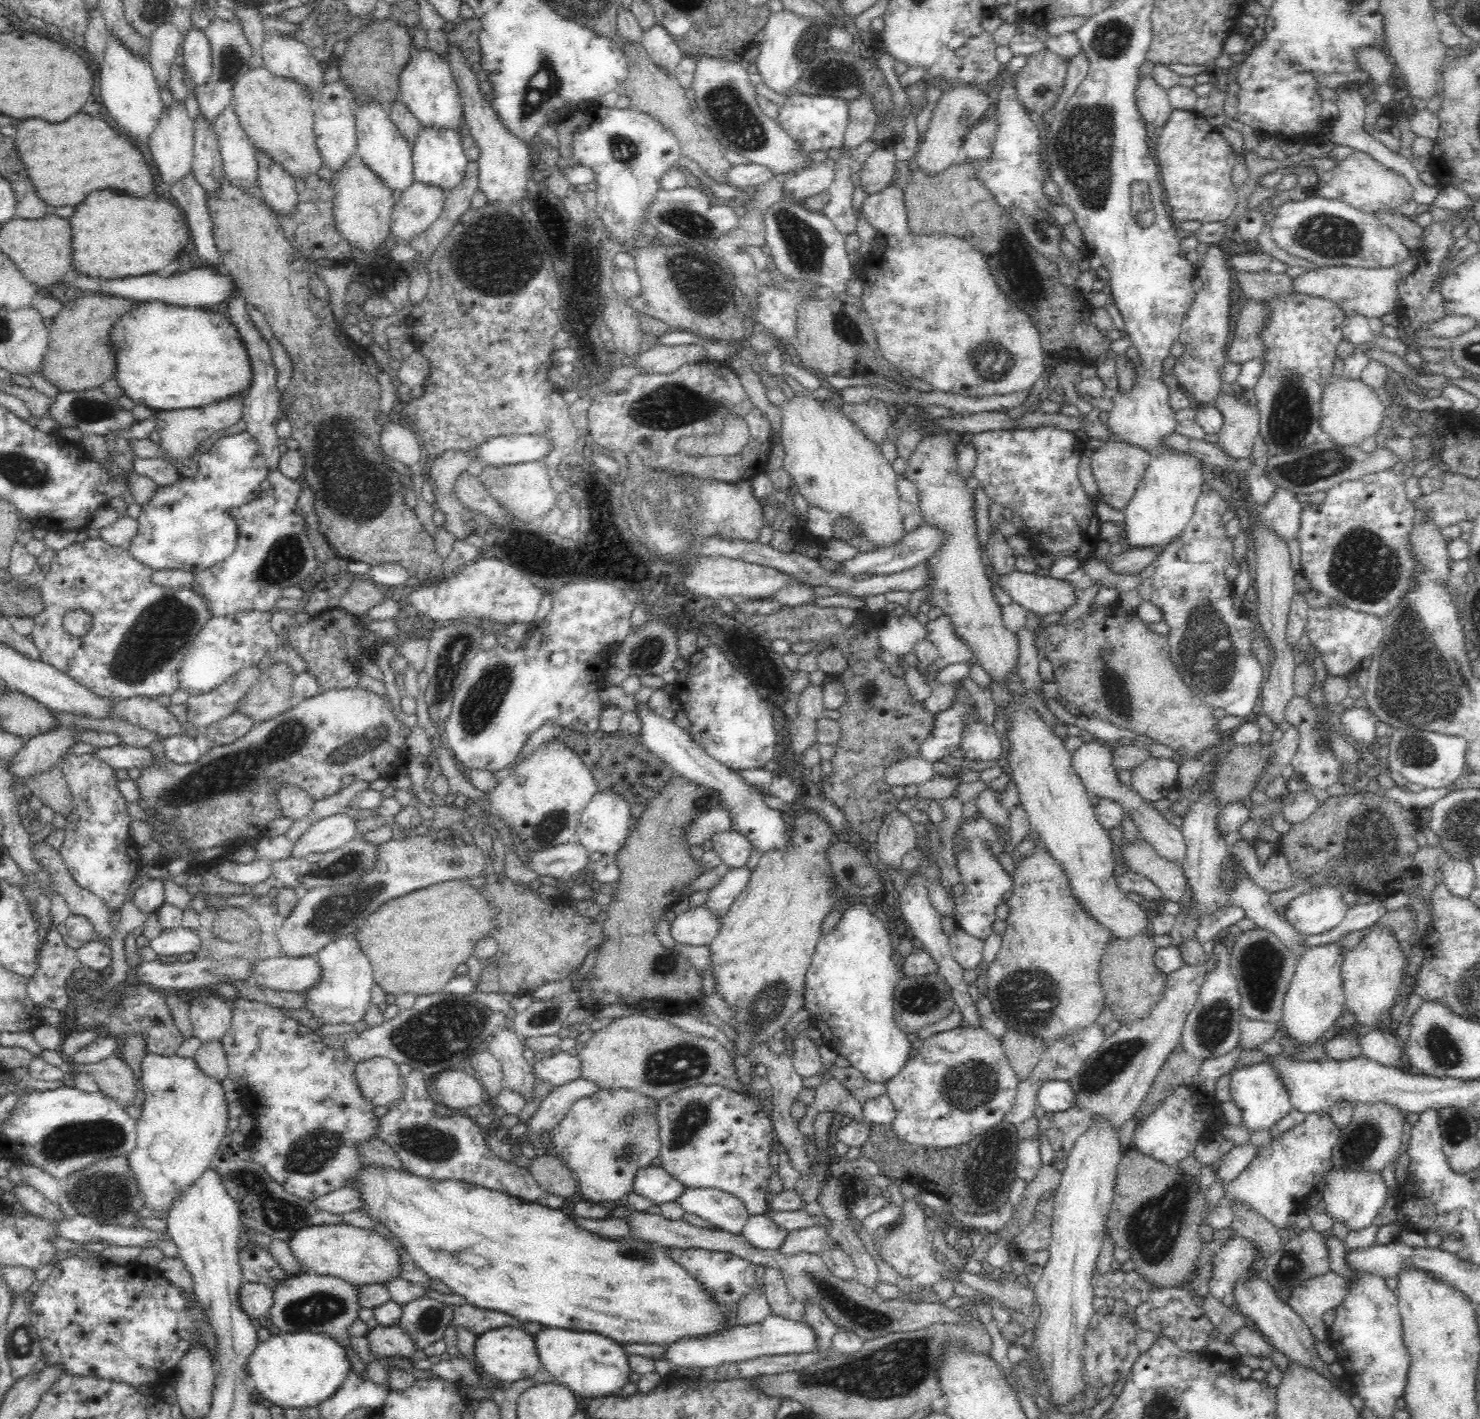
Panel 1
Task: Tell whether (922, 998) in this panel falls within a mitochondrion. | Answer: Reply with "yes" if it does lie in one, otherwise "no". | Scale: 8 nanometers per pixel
yes

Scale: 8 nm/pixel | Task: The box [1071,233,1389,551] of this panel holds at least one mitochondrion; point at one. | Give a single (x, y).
(1291, 417)

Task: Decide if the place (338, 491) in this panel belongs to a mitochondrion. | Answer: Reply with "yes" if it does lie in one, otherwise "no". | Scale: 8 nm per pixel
yes

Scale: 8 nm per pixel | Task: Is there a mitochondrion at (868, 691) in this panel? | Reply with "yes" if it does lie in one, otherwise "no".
yes

